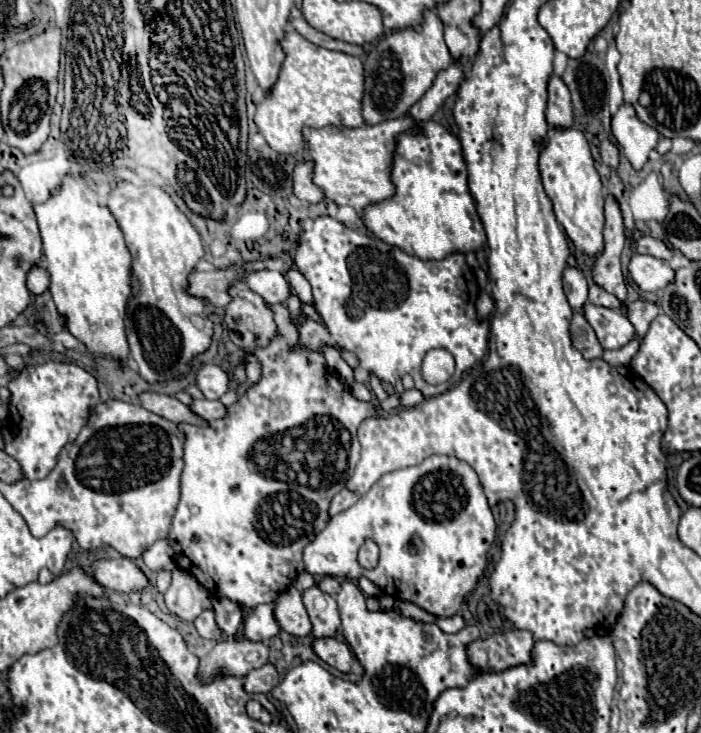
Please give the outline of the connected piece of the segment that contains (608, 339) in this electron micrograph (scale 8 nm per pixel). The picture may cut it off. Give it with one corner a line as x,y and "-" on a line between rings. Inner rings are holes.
586,301
582,313
590,323
590,327
596,331
596,337
604,349
618,349
626,345
634,335
632,323
620,311
598,307

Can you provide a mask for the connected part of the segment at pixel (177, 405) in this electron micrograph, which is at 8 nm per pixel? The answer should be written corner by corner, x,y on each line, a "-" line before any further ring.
144,391
140,393
140,405
168,421
174,421
174,423
196,423
196,425
204,425
206,421
192,415
192,411
180,403
178,399
170,397
170,395
164,395
164,393
152,393
152,391

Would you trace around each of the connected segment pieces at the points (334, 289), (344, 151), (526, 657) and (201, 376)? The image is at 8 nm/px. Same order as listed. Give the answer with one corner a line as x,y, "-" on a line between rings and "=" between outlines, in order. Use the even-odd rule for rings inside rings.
318,217
312,229
300,235
294,263
298,271
312,285
312,295
314,295
312,305
320,315
320,321
314,321
310,317
298,321
292,317
292,323
300,335
294,349
308,349
308,351
322,353
324,347
334,347
336,351
346,349
354,353
360,359
358,367
354,369
358,383
366,383
370,375
376,375
380,381
394,385
398,379
402,379
402,375
412,375
416,389
424,397
434,397
458,385
462,373
486,355
490,323
488,319
478,319
476,313
478,287
464,259
464,253
450,253
442,261
424,261
414,255
408,255
398,247
386,245
384,241
370,237
368,233
348,229
344,223
332,217
-
436,347
446,349
448,353
454,355
456,371
450,377
450,381
440,385
428,385
420,375
420,363
426,351
=
398,117
392,121
384,121
378,125
366,125
358,129
348,127
324,127
310,129
306,127
304,141
306,153
314,163
312,181
322,189
322,193
332,199
336,205
352,205
358,213
370,203
388,199
394,195
394,187
390,181
390,165
392,153
396,145
396,137
400,133
414,133
418,123
412,117
=
524,629
494,633
488,639
476,639
468,645
468,661
480,673
500,673
510,667
532,661
534,635
=
200,365
196,385
206,399
220,399
228,391
228,375
218,365

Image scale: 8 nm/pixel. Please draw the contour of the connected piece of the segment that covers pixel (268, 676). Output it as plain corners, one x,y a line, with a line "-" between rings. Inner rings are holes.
266,663
264,667
252,669
252,671
246,675
244,691
246,691
246,693
264,693
264,695
268,695
270,689
274,689
278,683
280,683
280,679
278,679
278,673
276,673
274,665

